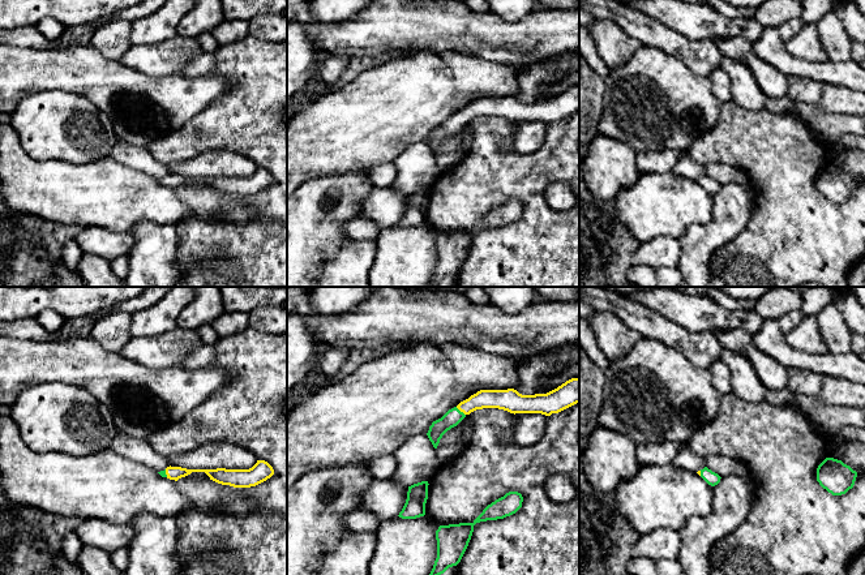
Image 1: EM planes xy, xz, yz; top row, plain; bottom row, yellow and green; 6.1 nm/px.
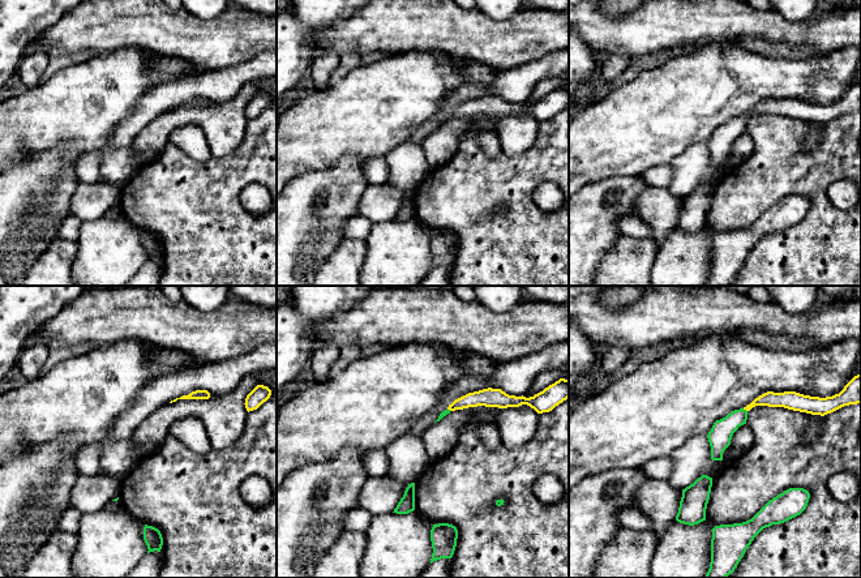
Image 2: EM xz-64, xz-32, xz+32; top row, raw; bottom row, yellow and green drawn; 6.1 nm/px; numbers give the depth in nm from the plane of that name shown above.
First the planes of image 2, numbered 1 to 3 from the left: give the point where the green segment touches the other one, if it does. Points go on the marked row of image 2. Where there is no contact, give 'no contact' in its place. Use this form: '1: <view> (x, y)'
1: no contact
2: xz-32 (449, 409)
3: xz+32 (745, 409)

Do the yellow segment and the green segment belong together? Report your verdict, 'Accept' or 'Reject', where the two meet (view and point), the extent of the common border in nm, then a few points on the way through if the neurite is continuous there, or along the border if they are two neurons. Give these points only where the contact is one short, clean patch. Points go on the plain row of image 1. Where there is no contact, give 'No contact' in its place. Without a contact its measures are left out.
Accept. Touches yellow at xz (461, 119). Shared border 80 nm. Path across: xz (482, 107), (461, 119), (454, 124)

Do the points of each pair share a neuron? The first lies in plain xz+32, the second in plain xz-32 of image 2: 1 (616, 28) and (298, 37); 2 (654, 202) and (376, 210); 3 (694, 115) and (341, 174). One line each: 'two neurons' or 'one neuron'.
1: two neurons
2: one neuron
3: two neurons

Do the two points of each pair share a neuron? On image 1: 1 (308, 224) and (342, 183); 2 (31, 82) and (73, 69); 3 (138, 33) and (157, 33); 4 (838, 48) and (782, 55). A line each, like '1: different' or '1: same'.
1: same
2: same
3: same
4: different

